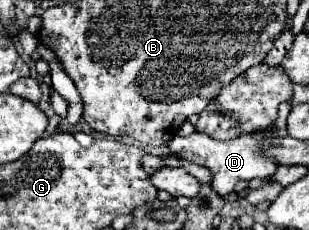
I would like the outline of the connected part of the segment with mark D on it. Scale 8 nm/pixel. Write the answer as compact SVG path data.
M284 103L280 105L280 115L276 119L276 125L272 125L272 129L268 129L268 133L248 133L244 137L236 137L232 141L216 141L204 133L192 133L188 137L180 137L176 135L168 147L172 151L172 155L178 155L186 161L192 161L192 163L198 163L198 165L204 165L212 171L214 175L214 181L212 181L212 189L218 193L218 195L228 195L232 191L238 191L244 183L252 181L252 179L270 179L278 165L276 161L272 161L270 157L264 157L264 145L260 145L260 141L264 141L264 137L286 137L286 117L290 113L290 105Z

